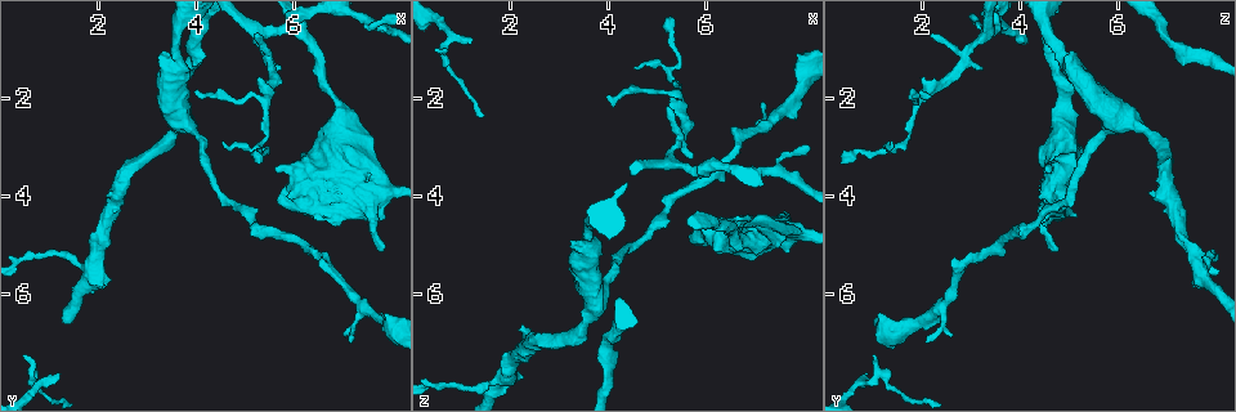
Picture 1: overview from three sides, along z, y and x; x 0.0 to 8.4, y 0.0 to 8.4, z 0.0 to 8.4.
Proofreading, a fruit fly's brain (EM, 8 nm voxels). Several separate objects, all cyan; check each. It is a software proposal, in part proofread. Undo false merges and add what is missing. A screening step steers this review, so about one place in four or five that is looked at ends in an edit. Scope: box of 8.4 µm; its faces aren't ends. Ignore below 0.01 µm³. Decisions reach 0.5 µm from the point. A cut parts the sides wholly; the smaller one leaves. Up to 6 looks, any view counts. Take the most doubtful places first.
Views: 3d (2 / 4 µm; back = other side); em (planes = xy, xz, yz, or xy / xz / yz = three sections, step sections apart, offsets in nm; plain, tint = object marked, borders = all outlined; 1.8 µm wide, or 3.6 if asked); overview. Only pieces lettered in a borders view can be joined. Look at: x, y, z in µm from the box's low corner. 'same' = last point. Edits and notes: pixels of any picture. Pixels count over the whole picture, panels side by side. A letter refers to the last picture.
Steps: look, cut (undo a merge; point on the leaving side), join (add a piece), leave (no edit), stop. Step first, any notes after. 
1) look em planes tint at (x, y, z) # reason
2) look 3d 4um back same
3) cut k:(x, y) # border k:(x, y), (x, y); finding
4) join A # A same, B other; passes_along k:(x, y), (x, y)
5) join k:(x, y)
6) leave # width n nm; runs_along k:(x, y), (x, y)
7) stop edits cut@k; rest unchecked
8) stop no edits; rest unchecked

look 3d 4um at (7.85, 5.10, 4.80) # free end

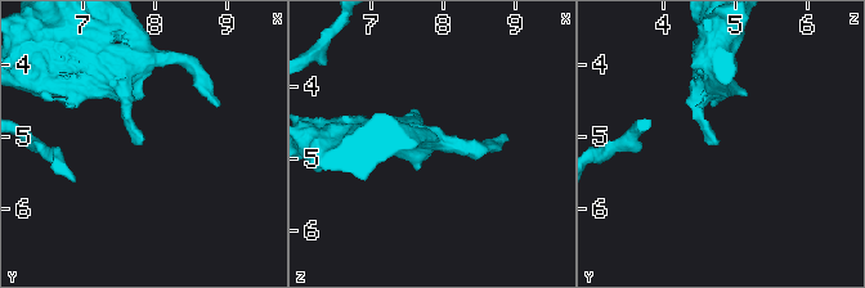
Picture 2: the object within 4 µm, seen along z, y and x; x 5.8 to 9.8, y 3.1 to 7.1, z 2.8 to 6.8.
look em planes borders at (7.80, 5.15, 4.80) # need the tissue

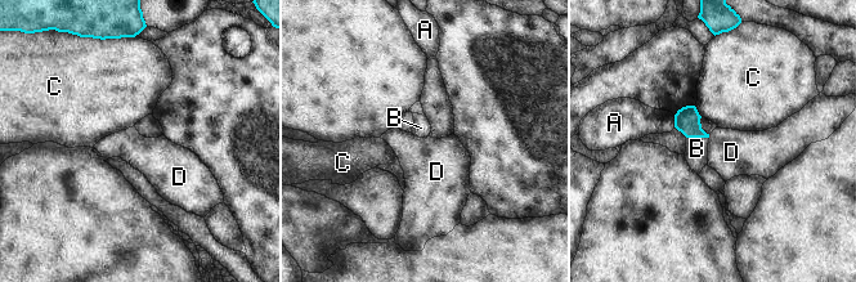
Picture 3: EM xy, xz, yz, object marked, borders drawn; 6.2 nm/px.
join B # A other, B same, C other, D other; it goes on there

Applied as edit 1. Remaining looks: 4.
look overview # see it whole again

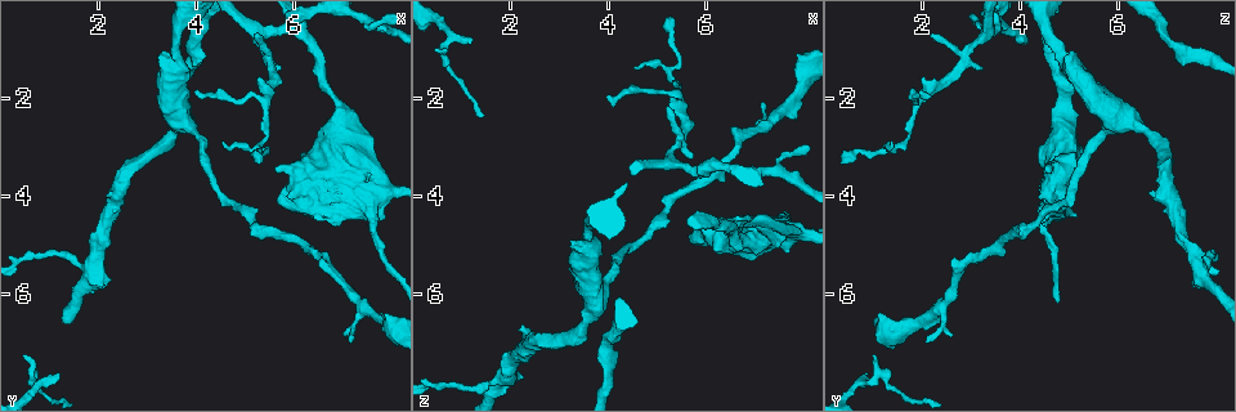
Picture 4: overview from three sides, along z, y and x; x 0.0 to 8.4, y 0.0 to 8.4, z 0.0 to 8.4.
look 3d 2um at (1.90, 5.40, 7.70) # side arm on a straight run

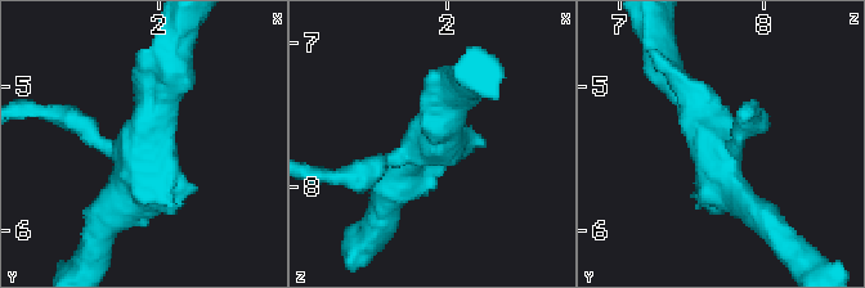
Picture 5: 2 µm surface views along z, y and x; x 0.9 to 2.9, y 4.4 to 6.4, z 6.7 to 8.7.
look em planes borders at (1.84, 5.44, 7.72) # arms 3

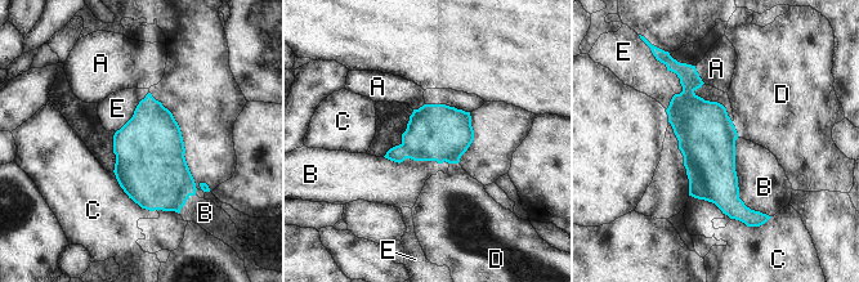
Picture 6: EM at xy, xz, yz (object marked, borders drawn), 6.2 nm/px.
cut 6:(397, 153) # A other, B other, C other, D other, E other; border 6:(402, 143), (407, 157); two cells meet here

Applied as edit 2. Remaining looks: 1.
stop edits join@3, cut@6; rest unchecked

